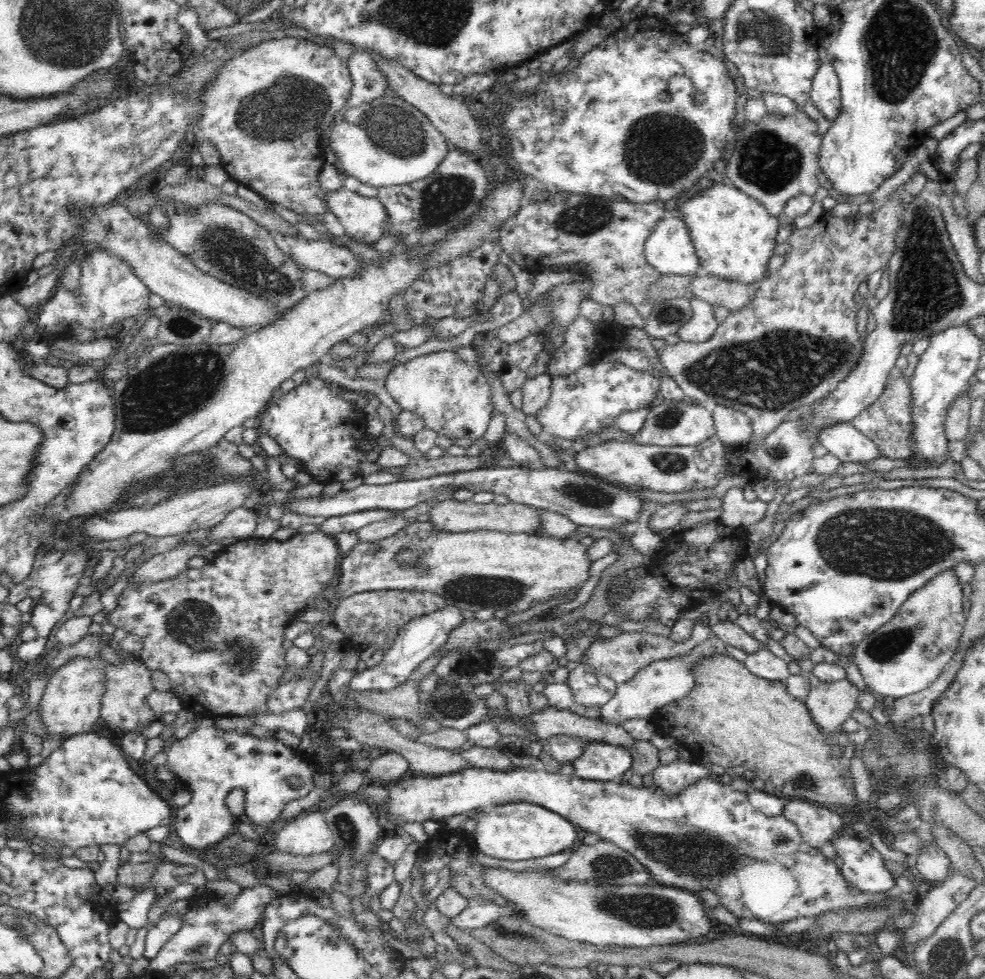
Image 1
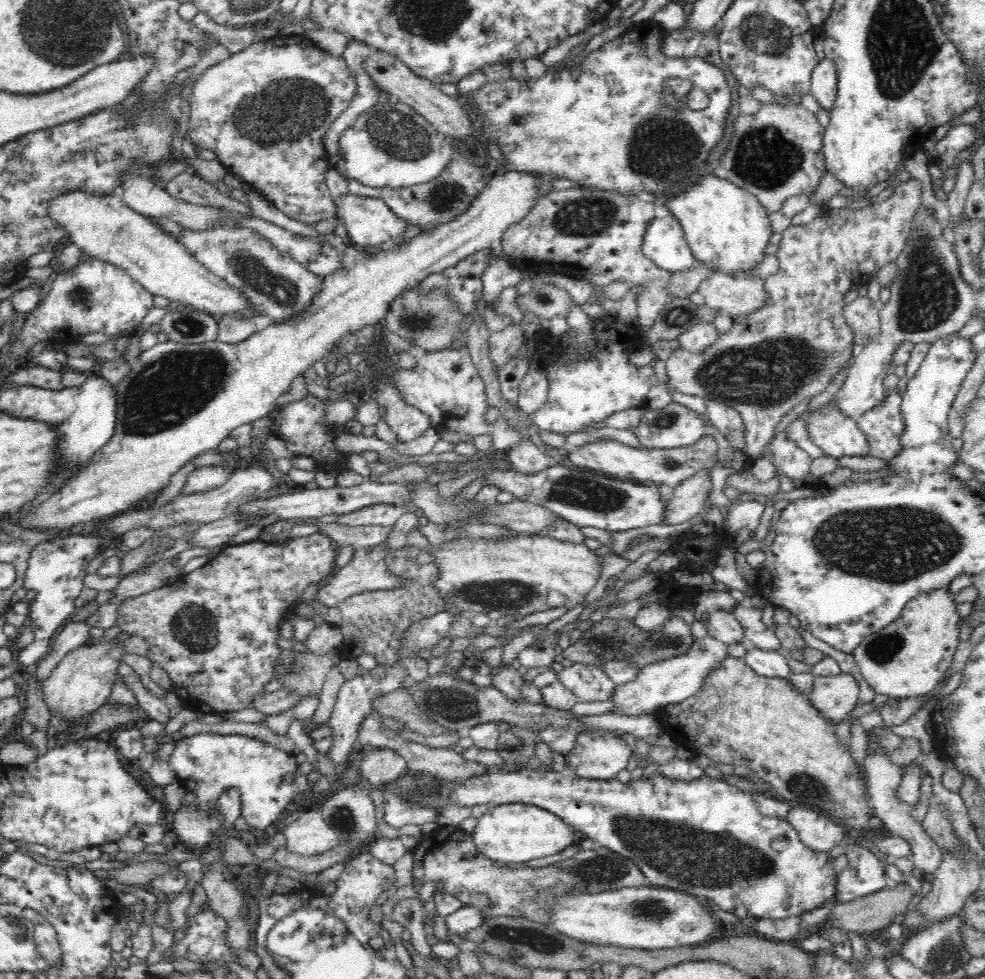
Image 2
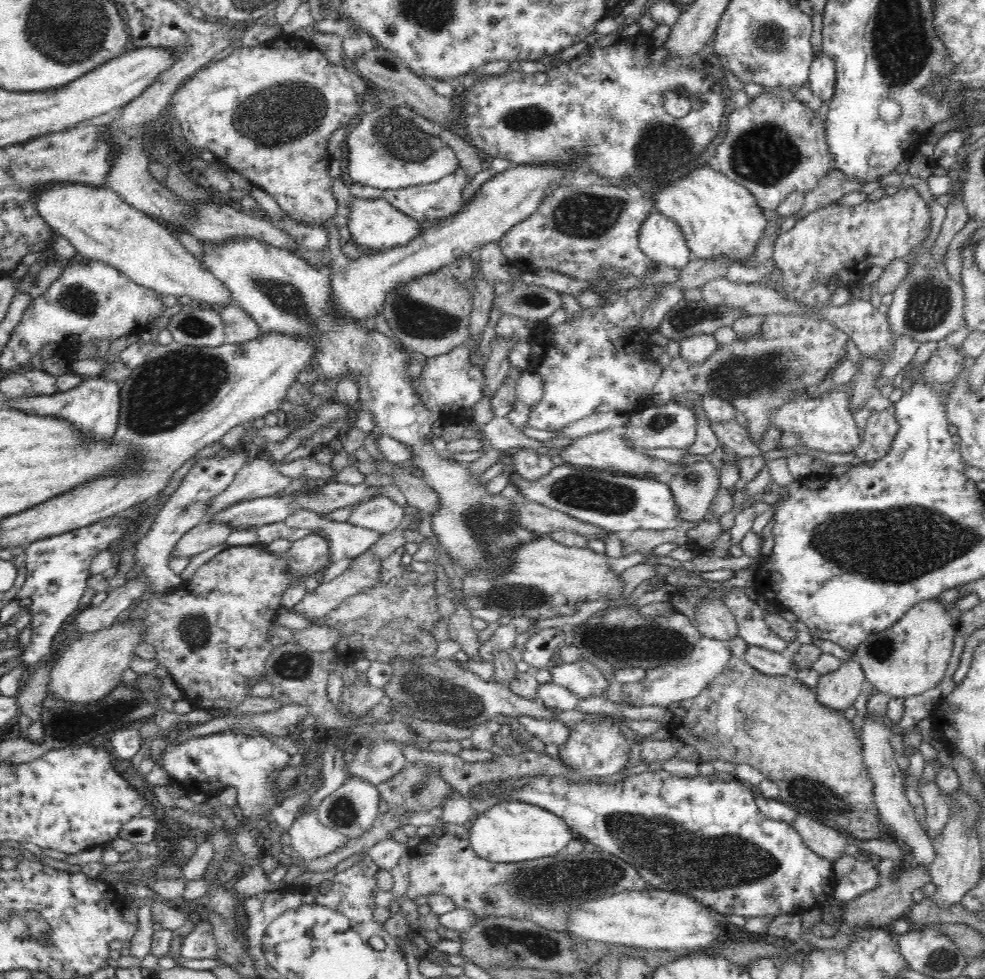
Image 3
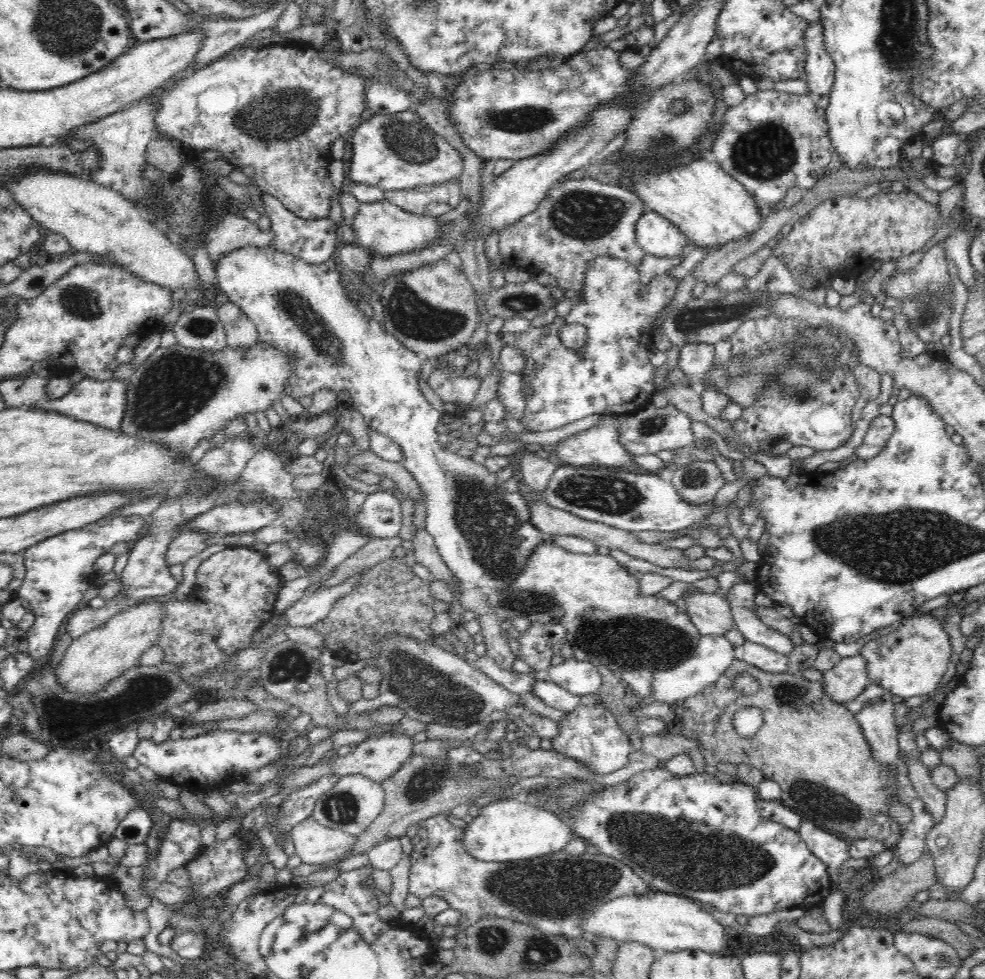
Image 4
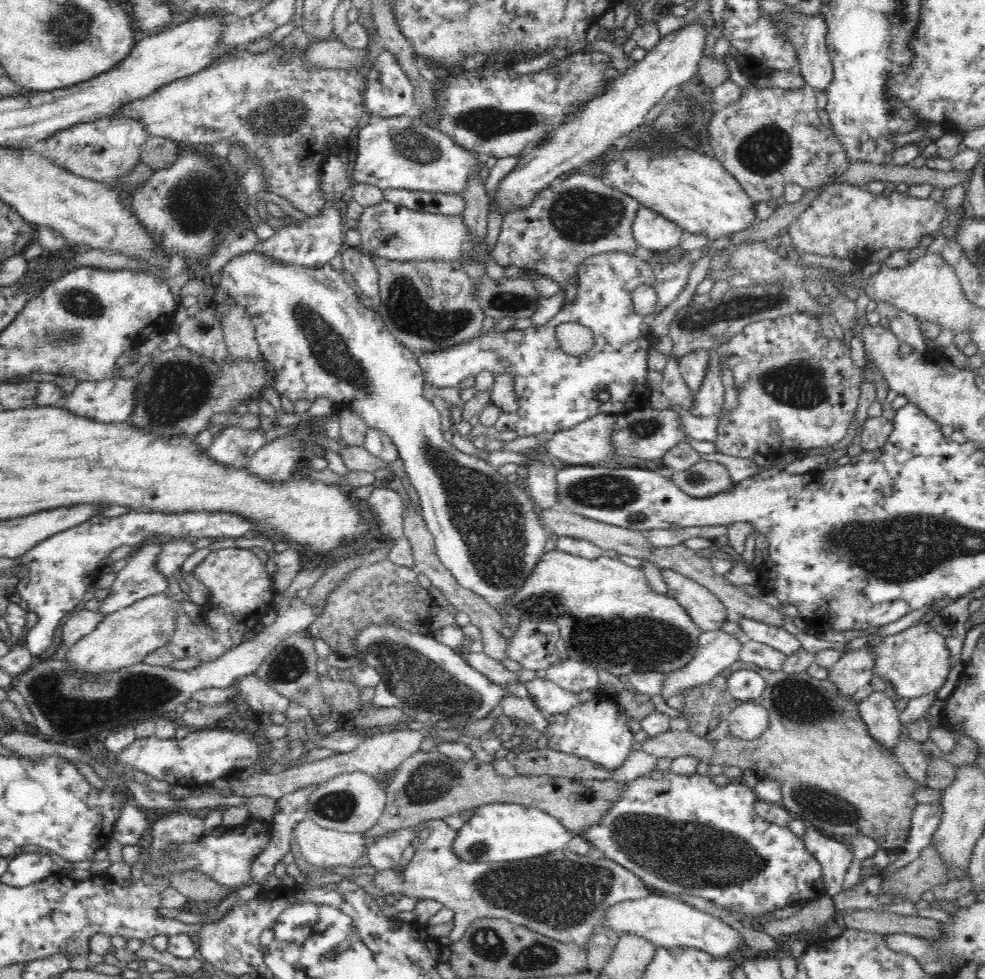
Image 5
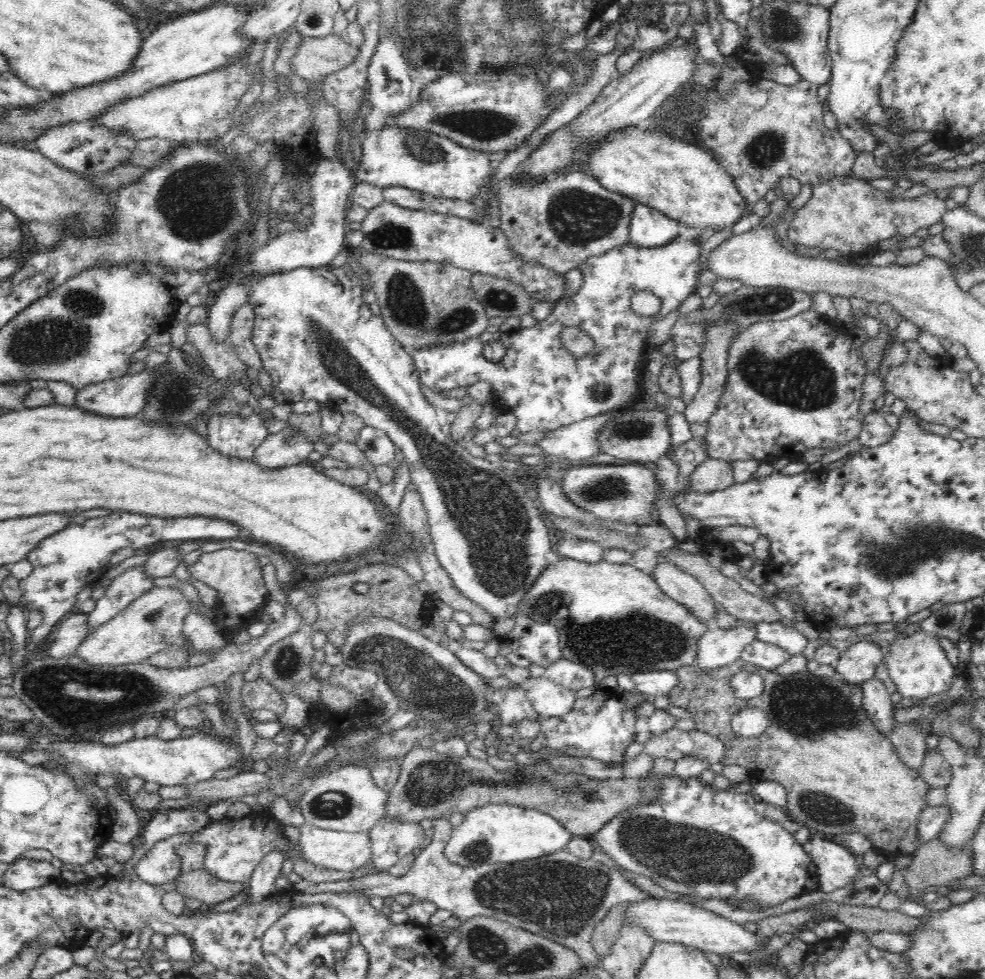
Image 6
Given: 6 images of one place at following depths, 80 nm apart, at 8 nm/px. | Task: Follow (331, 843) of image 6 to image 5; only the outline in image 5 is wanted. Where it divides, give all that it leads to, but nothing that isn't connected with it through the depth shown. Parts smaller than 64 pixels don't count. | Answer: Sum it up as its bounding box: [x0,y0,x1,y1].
[294,820,367,866]

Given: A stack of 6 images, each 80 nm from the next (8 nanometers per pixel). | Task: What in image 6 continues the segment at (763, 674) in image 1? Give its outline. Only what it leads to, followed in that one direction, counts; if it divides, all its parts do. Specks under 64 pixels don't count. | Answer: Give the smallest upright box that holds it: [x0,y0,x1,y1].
[740,639,791,671]

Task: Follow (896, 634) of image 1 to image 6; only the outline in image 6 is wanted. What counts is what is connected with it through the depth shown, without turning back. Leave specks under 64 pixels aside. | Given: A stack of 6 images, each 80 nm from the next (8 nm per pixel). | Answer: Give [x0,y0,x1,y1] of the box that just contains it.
[884,628,955,700]

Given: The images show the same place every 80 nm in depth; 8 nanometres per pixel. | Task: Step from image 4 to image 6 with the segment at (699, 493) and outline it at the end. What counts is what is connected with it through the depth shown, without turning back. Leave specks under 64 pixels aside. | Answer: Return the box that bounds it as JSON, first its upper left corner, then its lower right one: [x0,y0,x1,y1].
[687,457,736,493]

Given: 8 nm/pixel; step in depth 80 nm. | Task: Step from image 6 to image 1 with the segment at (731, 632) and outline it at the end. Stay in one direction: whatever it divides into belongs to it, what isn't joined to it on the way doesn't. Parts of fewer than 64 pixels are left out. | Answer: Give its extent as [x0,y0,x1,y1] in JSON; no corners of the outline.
[600,632,726,725]

